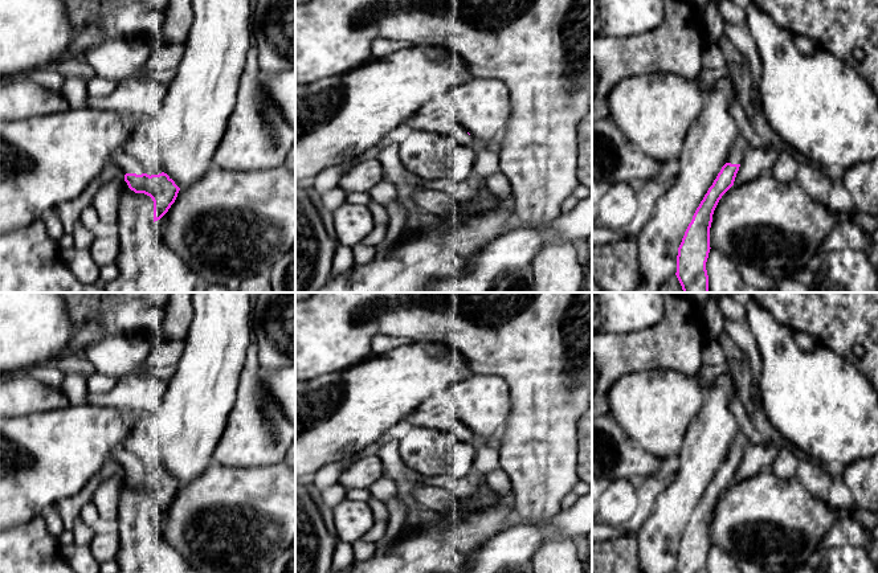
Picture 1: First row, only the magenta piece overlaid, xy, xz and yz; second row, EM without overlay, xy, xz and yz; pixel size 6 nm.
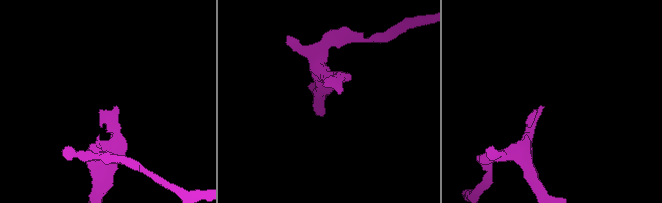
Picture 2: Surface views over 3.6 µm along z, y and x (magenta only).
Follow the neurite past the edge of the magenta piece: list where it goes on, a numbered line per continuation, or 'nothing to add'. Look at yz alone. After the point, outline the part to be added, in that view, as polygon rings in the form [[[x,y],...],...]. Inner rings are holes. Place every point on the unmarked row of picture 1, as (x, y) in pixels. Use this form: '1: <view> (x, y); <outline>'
1: yz (739, 443); [[[738,430],[738,433],[734,438],[734,442],[731,445],[727,459],[742,461],[746,446],[747,446],[747,439],[746,439],[744,434],[740,430]]]

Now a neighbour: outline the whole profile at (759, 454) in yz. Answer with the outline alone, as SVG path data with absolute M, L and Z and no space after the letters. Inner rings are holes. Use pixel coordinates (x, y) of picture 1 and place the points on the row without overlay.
M756 431L746 446L743 458L736 470L734 482L748 479L763 470L771 470L779 449L763 434Z

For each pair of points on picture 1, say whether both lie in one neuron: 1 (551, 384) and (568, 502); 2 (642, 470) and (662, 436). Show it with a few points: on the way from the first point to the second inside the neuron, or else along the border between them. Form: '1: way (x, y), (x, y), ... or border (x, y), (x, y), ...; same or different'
1: border (571, 491), (564, 496), (560, 508); different
2: border (627, 434), (661, 459); different

